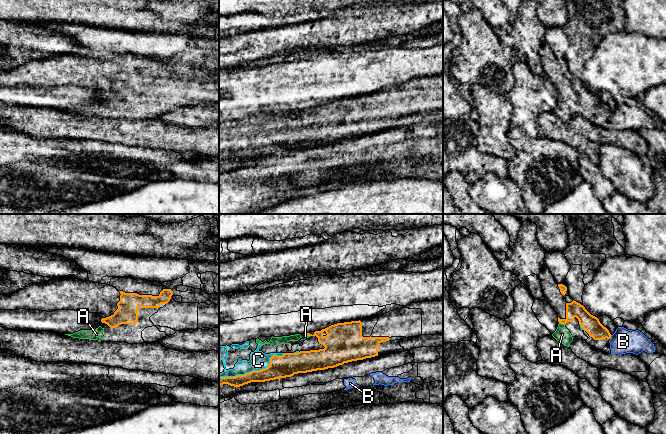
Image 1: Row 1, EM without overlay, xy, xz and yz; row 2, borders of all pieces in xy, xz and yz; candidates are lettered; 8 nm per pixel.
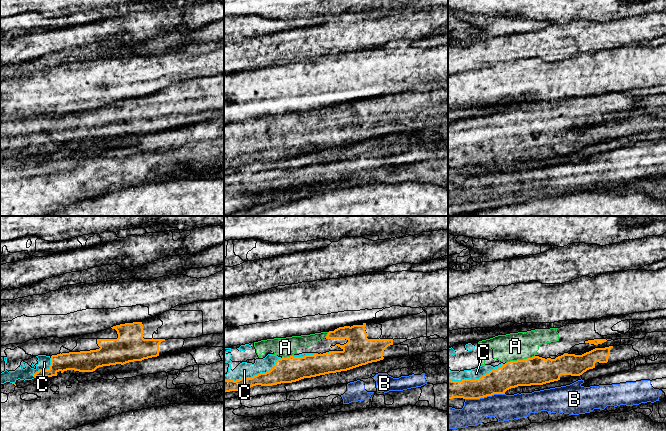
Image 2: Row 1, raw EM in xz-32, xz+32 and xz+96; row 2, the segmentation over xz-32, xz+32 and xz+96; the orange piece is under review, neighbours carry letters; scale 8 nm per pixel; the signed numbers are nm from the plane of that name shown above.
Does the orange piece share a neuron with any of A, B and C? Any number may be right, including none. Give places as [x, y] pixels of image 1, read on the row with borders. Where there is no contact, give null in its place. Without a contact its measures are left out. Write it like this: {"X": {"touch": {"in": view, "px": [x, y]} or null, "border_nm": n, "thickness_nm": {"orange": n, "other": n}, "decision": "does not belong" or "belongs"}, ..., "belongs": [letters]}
{"A": {"touch": {"in": "yz", "px": [562, 323]}, "border_nm": 50, "thickness_nm": {"orange": 140, "other": 120}, "decision": "belongs"}, "B": {"touch": {"in": "yz", "px": [610, 337]}, "border_nm": 40, "thickness_nm": {"orange": 140, "other": 200}, "decision": "does not belong"}, "C": {"touch": {"in": "xz", "px": [254, 371]}, "border_nm": 550, "thickness_nm": {"orange": 180, "other": 140}, "decision": "belongs"}, "belongs": ["A", "C"]}

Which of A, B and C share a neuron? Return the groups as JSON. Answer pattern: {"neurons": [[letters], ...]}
{"neurons": [["A", "C"], ["B"]]}

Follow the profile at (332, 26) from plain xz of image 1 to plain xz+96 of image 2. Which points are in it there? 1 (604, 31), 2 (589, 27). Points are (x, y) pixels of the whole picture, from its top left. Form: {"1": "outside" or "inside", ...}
{"1": "inside", "2": "inside"}

